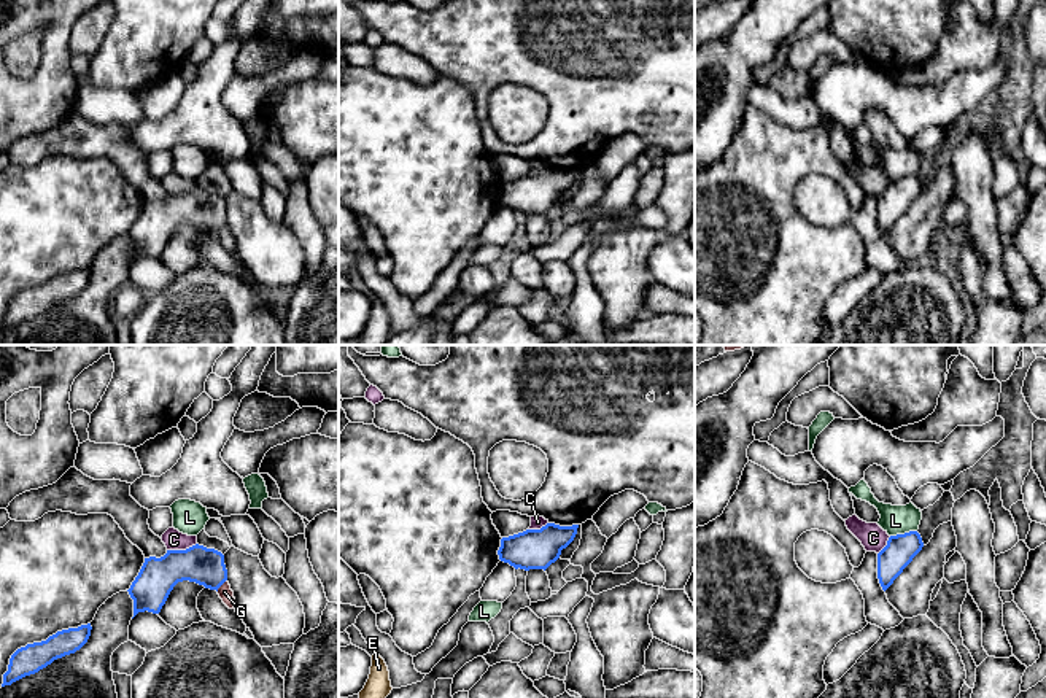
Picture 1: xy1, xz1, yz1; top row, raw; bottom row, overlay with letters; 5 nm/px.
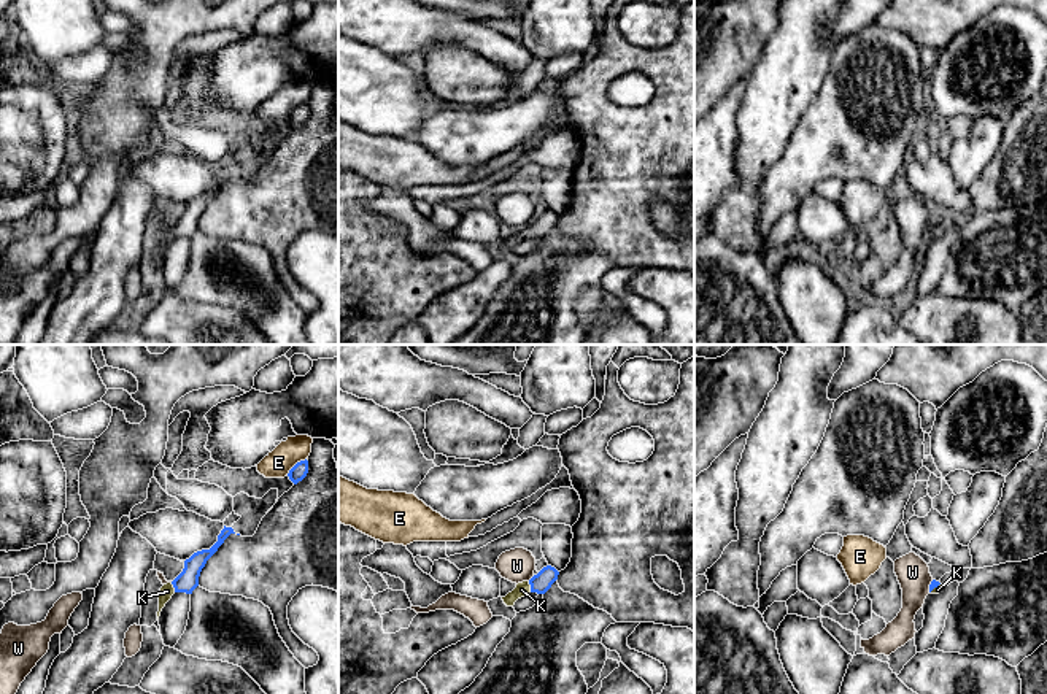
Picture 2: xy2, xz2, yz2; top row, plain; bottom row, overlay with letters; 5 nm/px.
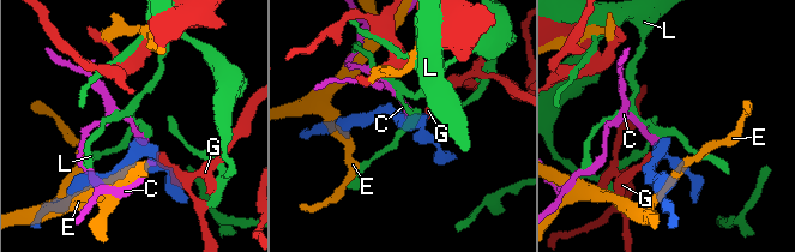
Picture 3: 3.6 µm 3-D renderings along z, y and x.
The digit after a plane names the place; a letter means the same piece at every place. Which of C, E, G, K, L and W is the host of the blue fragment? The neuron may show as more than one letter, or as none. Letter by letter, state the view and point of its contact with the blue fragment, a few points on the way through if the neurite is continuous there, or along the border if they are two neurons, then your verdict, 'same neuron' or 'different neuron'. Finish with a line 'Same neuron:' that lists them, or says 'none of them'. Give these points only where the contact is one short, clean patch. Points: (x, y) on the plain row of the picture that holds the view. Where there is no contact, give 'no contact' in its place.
C: xy1 (182, 194) | along xy1 (196, 186), (185, 193), (167, 194) | different neuron
E: xy2 (296, 108) | different neuron
G: xy1 (221, 228) | along xy1 (226, 223), (216, 234) | different neuron
K: xy2 (173, 231) | across xy2 (186, 226), (173, 231), (167, 235) | same neuron
L: yz1 (905, 177) | along yz1 (916, 174), (891, 180) | different neuron
W: xz2 (533, 221) | along xz2 (534, 219), (528, 224) | different neuron
Same neuron: K

